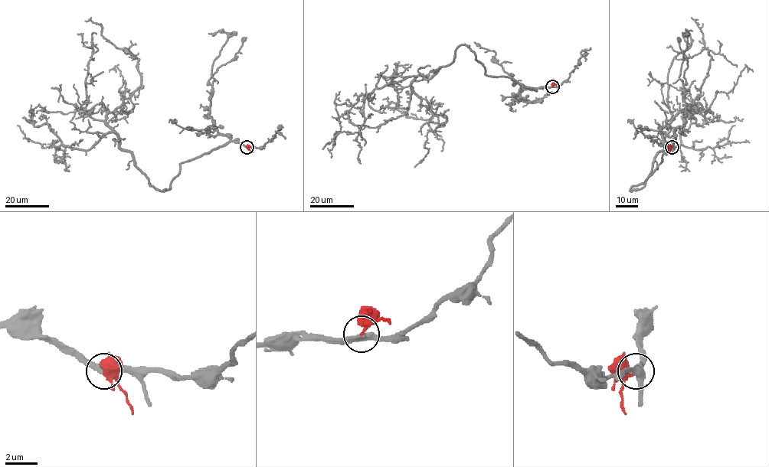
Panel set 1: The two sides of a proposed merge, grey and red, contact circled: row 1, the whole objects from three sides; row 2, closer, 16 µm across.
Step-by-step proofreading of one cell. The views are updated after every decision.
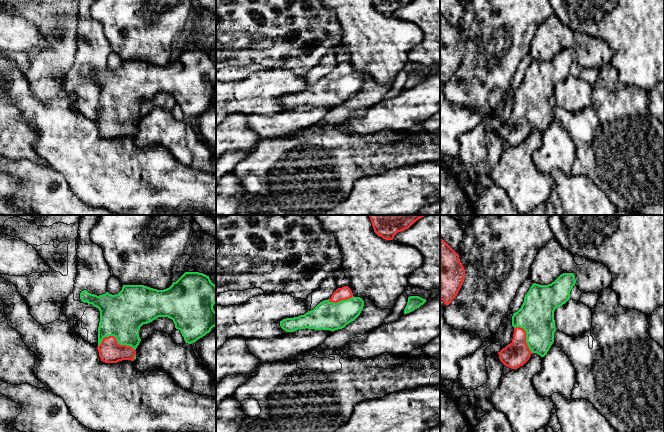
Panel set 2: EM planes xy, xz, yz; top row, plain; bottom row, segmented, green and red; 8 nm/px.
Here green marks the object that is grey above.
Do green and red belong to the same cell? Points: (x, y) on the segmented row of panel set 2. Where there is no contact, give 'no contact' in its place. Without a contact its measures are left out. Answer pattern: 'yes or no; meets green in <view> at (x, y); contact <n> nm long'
yes; meets green in xy at (116, 339); contact 300 nm long

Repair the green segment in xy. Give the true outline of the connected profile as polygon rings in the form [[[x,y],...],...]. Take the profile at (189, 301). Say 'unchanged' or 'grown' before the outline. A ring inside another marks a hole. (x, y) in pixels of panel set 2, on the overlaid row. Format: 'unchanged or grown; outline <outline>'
grown; outline [[[185,272],[176,282],[164,290],[153,289],[144,285],[123,285],[122,290],[115,295],[106,292],[95,295],[83,290],[80,299],[84,303],[92,304],[100,311],[100,322],[98,327],[98,352],[101,361],[105,363],[117,363],[122,360],[136,359],[136,348],[141,339],[139,330],[143,324],[147,324],[158,317],[168,317],[173,320],[175,328],[178,329],[186,343],[191,344],[205,336],[216,326],[216,312],[213,305],[216,303],[216,285],[209,276],[199,272]]]

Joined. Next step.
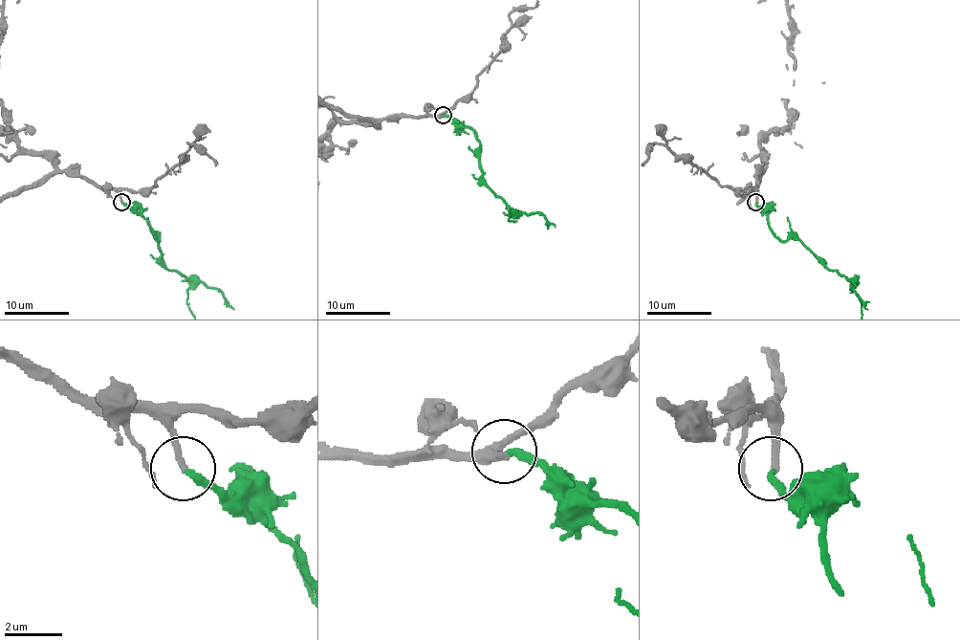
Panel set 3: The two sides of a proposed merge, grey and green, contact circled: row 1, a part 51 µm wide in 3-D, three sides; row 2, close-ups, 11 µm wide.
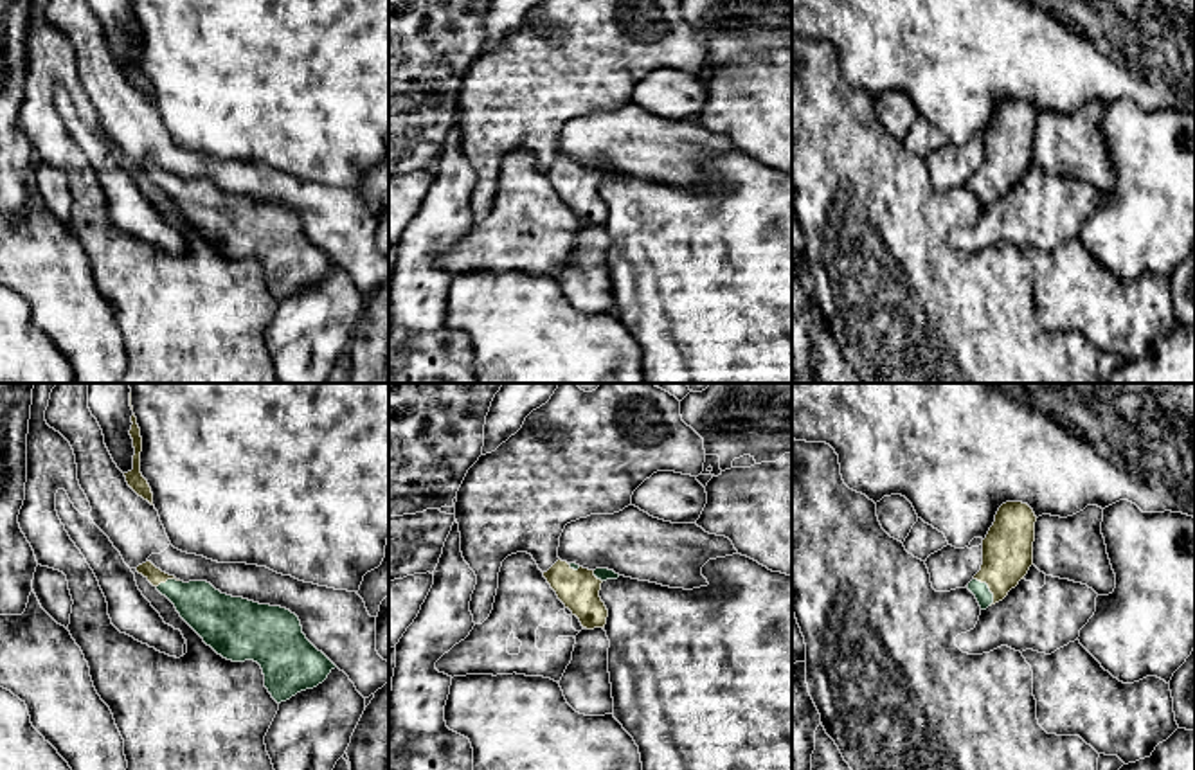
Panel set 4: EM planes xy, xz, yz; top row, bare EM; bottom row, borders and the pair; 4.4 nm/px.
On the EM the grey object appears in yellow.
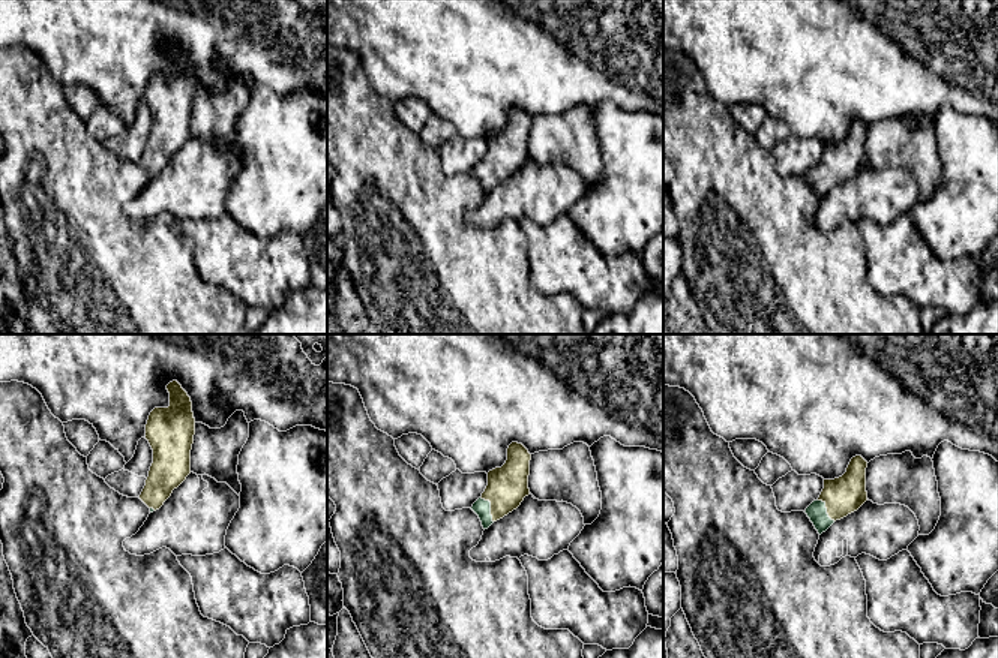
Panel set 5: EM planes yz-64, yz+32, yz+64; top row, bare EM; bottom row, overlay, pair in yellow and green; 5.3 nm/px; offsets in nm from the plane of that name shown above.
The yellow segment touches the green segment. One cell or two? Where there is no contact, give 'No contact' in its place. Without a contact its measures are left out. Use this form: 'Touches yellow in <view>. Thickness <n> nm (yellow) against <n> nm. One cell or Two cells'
Touches yellow in yz. Thickness 220 nm (yellow) against 80 nm. One cell

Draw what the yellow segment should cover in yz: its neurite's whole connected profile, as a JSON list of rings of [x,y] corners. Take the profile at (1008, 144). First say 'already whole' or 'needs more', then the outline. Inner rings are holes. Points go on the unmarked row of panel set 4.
needs more | [[[1006,99],[983,137],[981,167],[968,180],[981,207],[1002,198],[1033,162],[1037,113],[1028,101]]]

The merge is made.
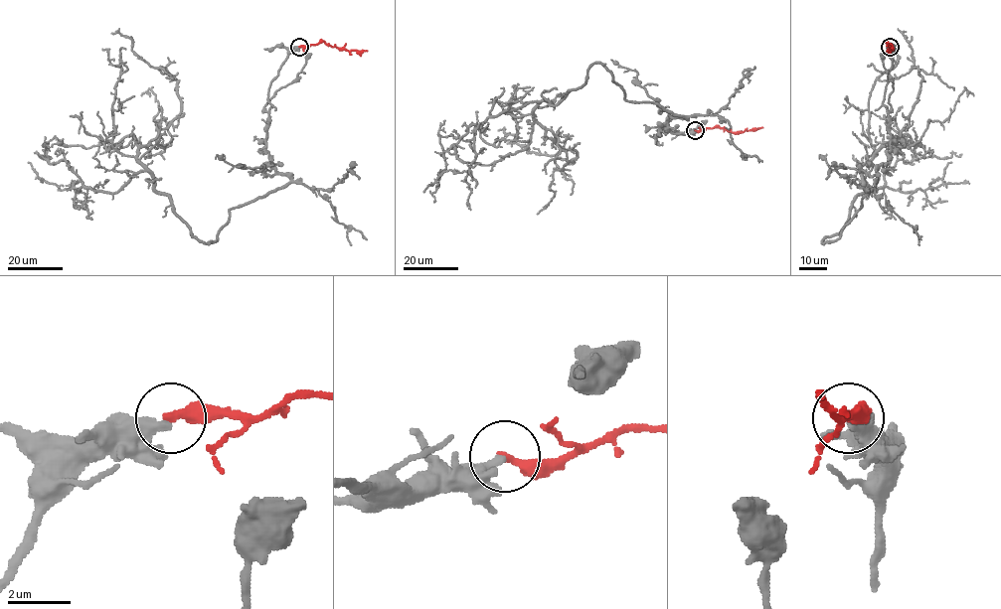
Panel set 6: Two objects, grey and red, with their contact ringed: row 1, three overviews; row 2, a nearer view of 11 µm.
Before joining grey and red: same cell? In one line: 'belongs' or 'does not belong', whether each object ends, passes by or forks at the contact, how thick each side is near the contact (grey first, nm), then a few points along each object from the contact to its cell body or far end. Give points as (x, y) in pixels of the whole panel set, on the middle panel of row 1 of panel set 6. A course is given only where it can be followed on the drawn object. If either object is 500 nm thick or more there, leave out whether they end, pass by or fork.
does not belong | grey ends | red ends | 340/340 nm | grey via (695, 130), (661, 130), (687, 117), (627, 101), (594, 63), (533, 112), (572, 163), (507, 143) | red via (695, 130), (719, 127), (740, 132), (762, 127)

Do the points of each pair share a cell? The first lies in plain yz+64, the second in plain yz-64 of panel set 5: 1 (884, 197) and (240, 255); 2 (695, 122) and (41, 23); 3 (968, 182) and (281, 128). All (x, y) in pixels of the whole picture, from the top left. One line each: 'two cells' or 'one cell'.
1: two cells
2: two cells
3: one cell

